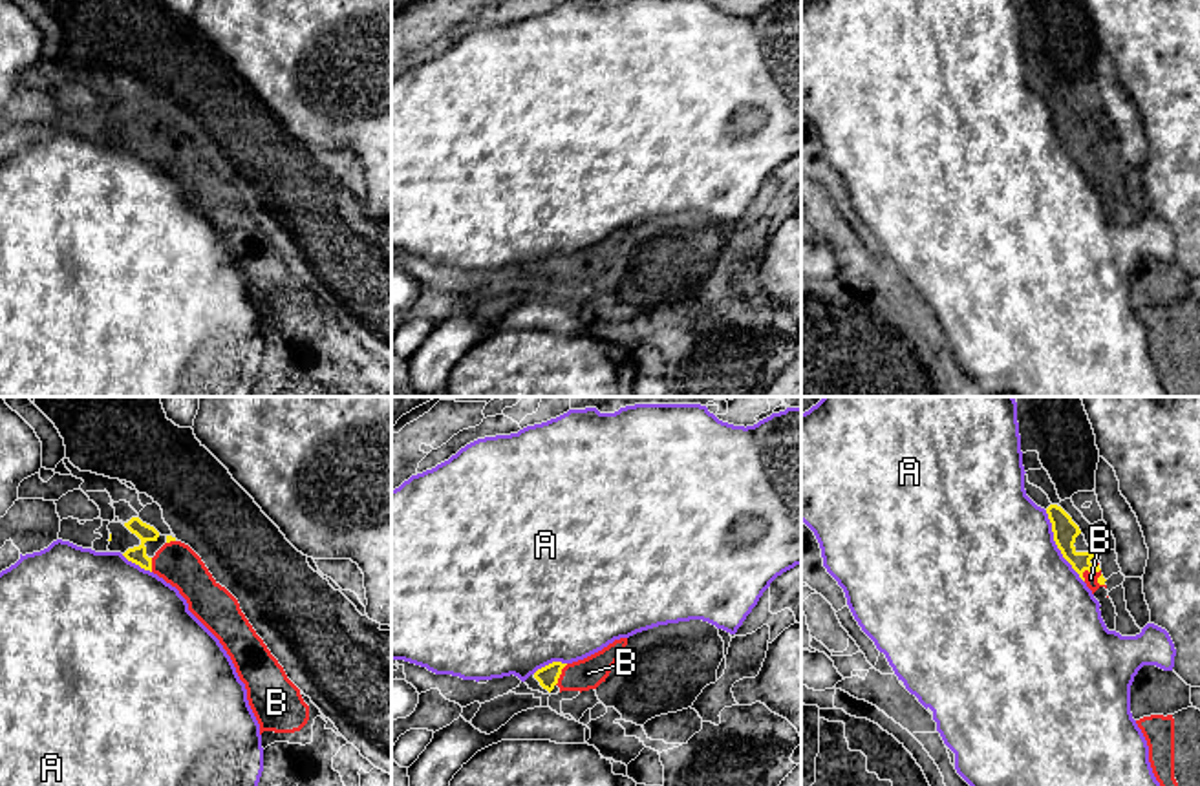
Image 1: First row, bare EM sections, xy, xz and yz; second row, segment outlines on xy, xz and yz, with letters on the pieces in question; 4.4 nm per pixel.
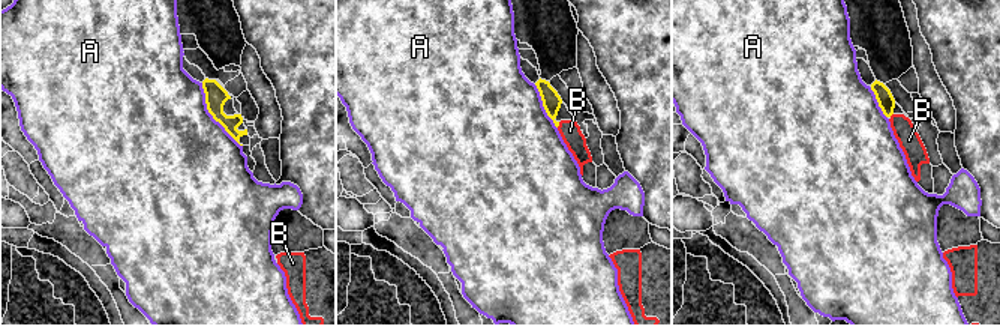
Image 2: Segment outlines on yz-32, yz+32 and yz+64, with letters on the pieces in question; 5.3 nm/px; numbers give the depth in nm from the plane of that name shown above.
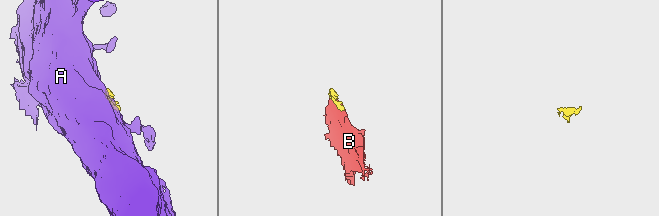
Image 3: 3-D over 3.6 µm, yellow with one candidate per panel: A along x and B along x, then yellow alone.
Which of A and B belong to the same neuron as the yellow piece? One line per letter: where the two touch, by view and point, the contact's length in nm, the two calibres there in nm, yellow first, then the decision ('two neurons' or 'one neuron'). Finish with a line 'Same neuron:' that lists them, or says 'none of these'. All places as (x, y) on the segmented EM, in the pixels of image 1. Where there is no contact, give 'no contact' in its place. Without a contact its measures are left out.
A: yz (1058, 547) | 360 nm | 110/500 nm | two neurons
B: yz (1098, 571) | 120 nm | 110/60 nm | one neuron
Same neuron: B

